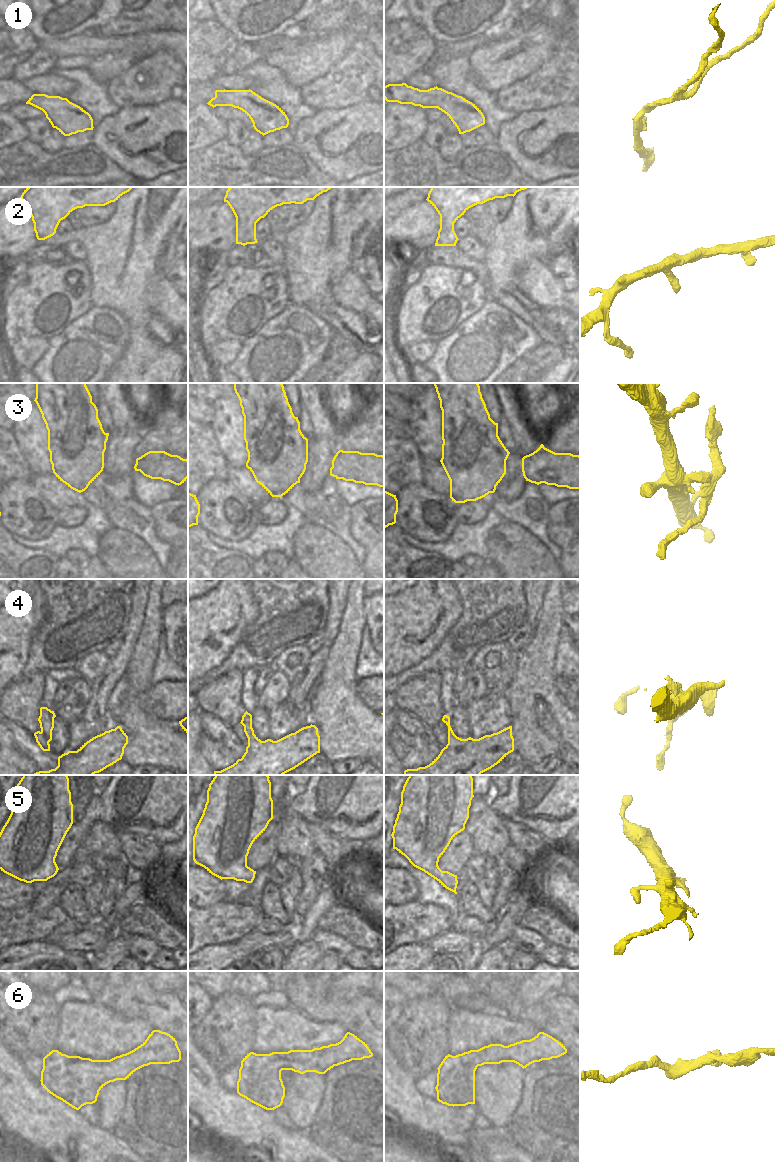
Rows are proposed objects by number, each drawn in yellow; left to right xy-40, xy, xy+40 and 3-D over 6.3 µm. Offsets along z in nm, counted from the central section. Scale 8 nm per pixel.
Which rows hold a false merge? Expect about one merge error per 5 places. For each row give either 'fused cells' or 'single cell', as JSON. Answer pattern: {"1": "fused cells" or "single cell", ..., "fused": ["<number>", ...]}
{"1": "single cell", "2": "single cell", "3": "fused cells", "4": "single cell", "5": "single cell", "6": "single cell", "fused": ["3"]}

